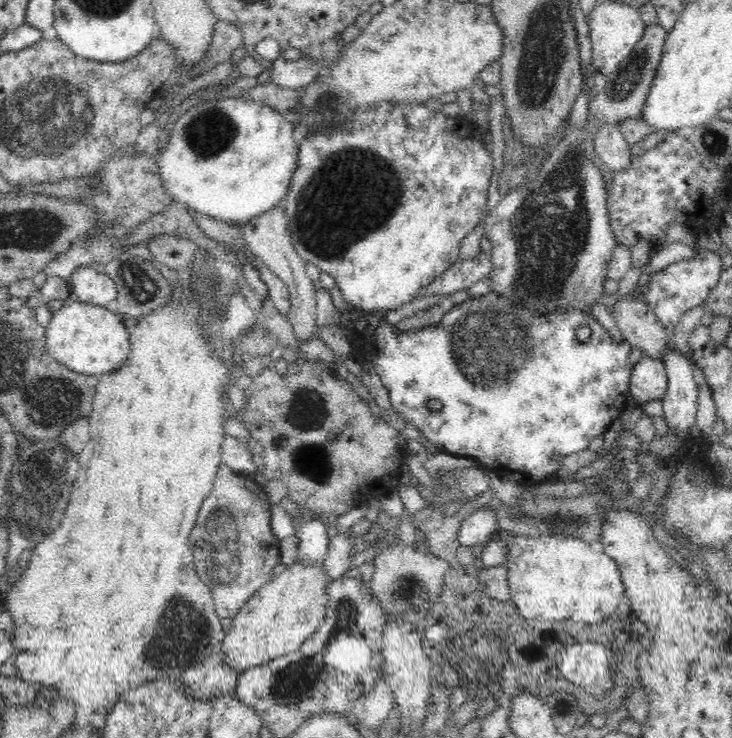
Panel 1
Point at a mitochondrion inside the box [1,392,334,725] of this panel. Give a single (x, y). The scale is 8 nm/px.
(39, 484)

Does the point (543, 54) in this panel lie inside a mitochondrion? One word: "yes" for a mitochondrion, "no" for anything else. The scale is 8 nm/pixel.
yes

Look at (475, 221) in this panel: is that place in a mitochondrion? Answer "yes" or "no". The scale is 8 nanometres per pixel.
no

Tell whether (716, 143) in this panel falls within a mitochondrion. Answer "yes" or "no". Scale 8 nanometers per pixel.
yes

